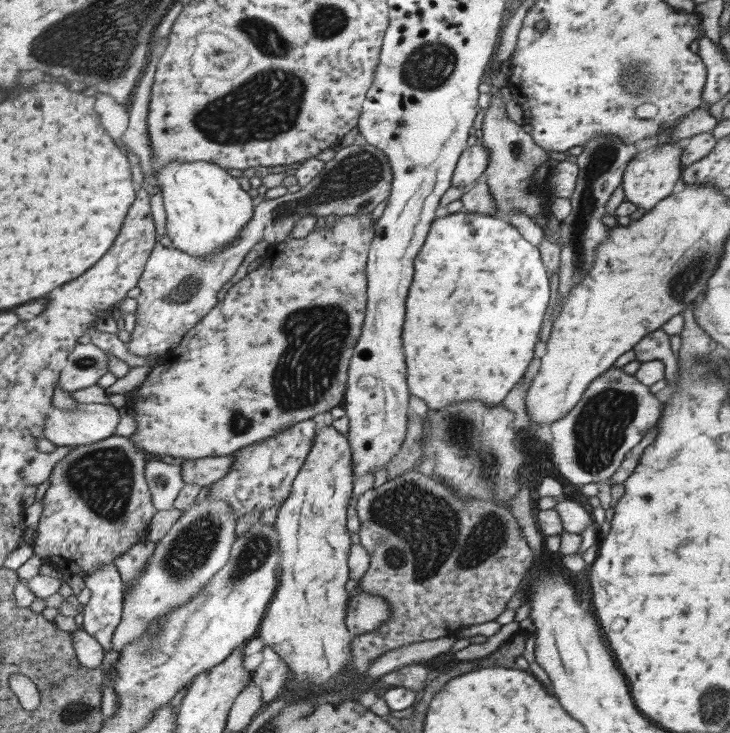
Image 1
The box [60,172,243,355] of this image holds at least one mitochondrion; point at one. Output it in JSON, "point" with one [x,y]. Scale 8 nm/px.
{"point":[187,290]}

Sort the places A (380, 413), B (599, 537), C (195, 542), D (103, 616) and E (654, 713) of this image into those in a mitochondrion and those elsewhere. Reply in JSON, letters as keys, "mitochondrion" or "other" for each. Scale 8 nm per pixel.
{"A":"other","B":"other","C":"mitochondrion","D":"other","E":"other"}

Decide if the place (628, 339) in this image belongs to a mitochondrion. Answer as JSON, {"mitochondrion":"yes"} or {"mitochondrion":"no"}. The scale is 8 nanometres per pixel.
{"mitochondrion":"no"}

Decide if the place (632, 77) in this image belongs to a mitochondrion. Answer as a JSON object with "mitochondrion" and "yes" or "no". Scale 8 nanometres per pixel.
{"mitochondrion":"yes"}

